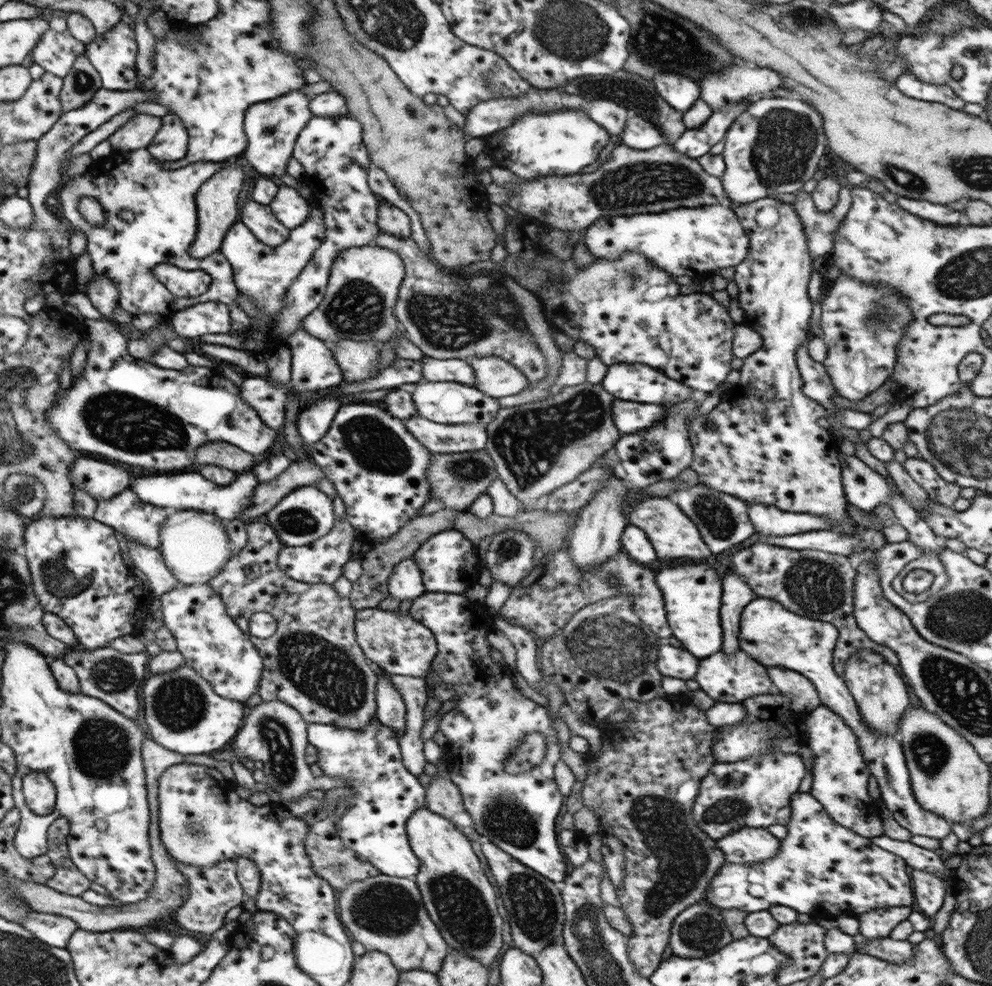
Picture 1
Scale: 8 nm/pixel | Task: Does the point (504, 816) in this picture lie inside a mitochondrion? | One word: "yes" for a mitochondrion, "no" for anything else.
yes

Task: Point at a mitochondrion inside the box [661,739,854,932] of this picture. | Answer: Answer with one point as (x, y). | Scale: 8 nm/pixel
(725, 810)

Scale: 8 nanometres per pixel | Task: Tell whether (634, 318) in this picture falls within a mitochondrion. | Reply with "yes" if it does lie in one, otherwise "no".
no

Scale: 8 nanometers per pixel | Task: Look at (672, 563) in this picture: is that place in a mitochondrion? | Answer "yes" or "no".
no

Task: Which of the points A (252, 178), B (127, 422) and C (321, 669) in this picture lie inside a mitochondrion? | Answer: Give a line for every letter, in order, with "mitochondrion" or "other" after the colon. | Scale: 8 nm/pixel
A: other
B: mitochondrion
C: mitochondrion

